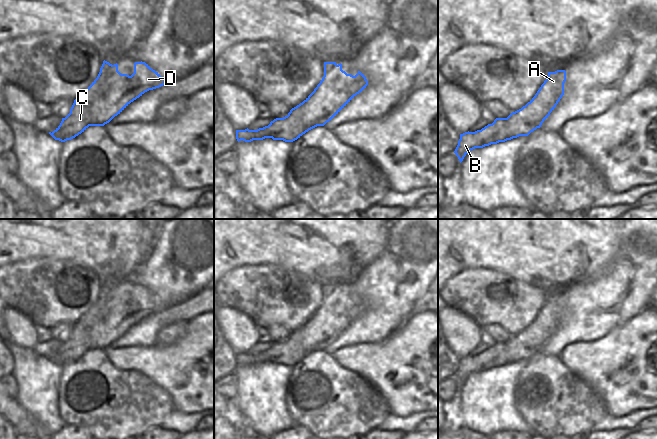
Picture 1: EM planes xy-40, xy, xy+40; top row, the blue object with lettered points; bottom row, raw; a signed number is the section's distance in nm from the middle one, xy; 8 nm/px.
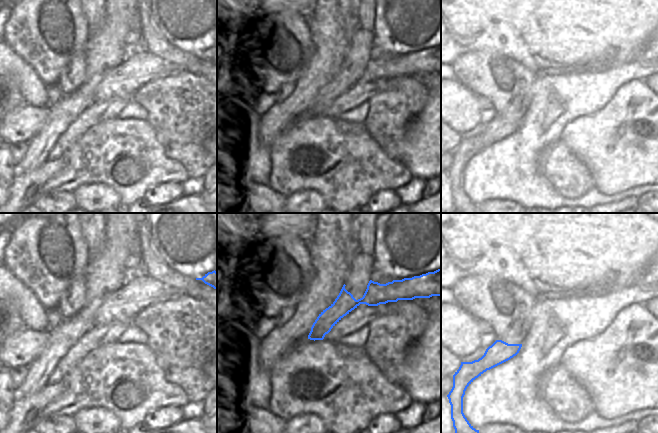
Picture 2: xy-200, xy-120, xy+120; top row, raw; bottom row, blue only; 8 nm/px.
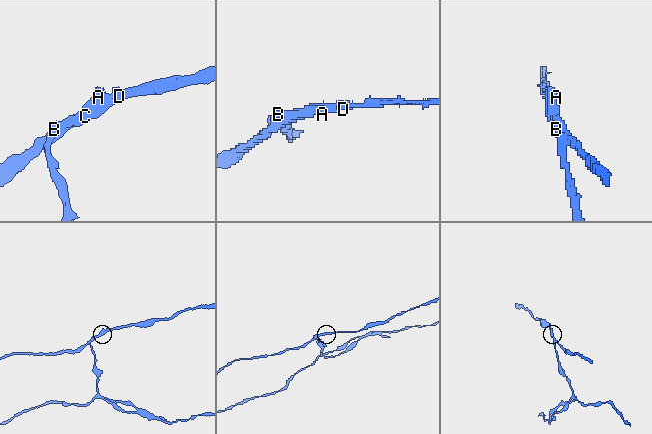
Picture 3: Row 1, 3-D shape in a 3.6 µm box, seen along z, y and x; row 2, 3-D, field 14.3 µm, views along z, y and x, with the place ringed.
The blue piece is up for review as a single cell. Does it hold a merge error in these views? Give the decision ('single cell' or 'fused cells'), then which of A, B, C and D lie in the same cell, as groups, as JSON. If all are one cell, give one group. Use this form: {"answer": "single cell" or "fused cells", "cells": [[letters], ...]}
{"answer": "fused cells", "cells": [["A", "C", "D"], ["B"]]}

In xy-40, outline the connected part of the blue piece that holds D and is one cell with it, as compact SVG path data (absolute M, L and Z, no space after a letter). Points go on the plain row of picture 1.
M104 284L97 302L74 324L70 337L62 342L60 349L50 359L55 364L65 366L75 362L89 350L104 350L145 316L167 307L167 304L145 286L135 286L134 297L129 300L118 295L117 287L112 289Z

